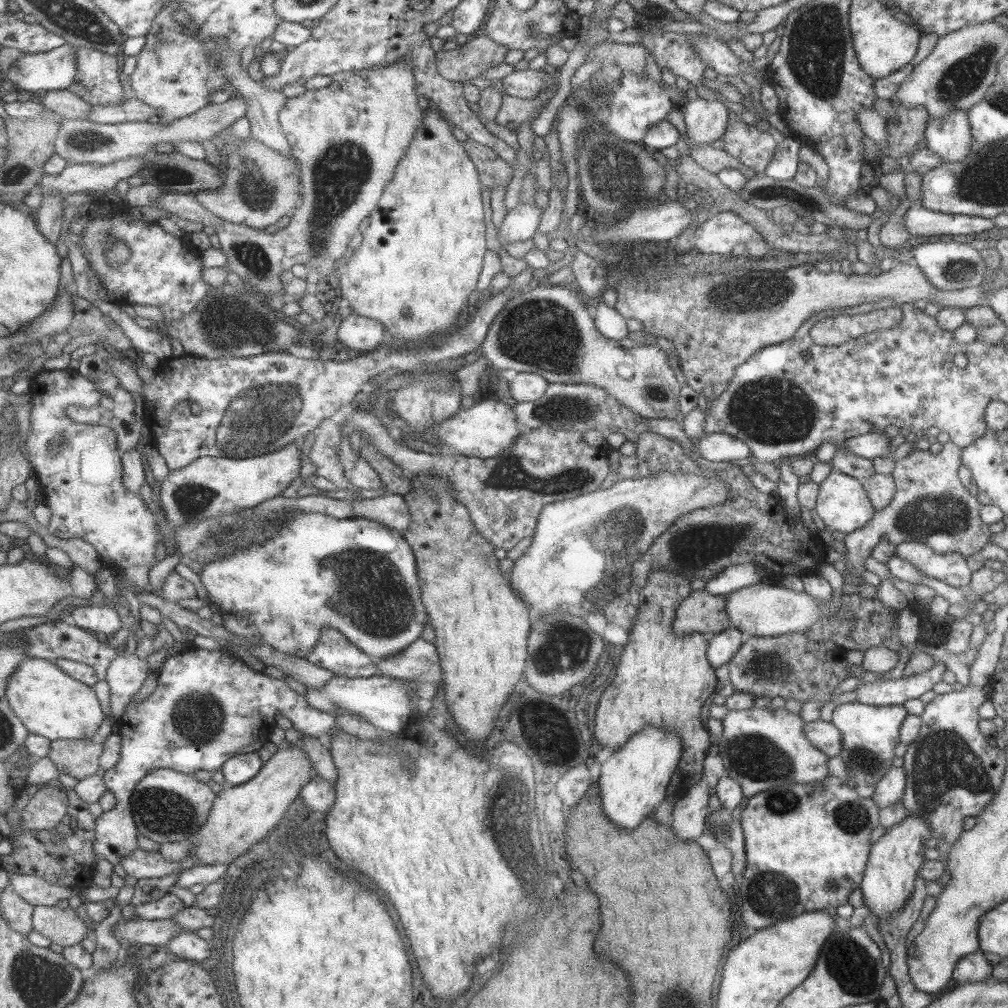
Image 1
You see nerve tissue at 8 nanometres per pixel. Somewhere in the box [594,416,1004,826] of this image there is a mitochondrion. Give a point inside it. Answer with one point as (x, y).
(942, 763)

